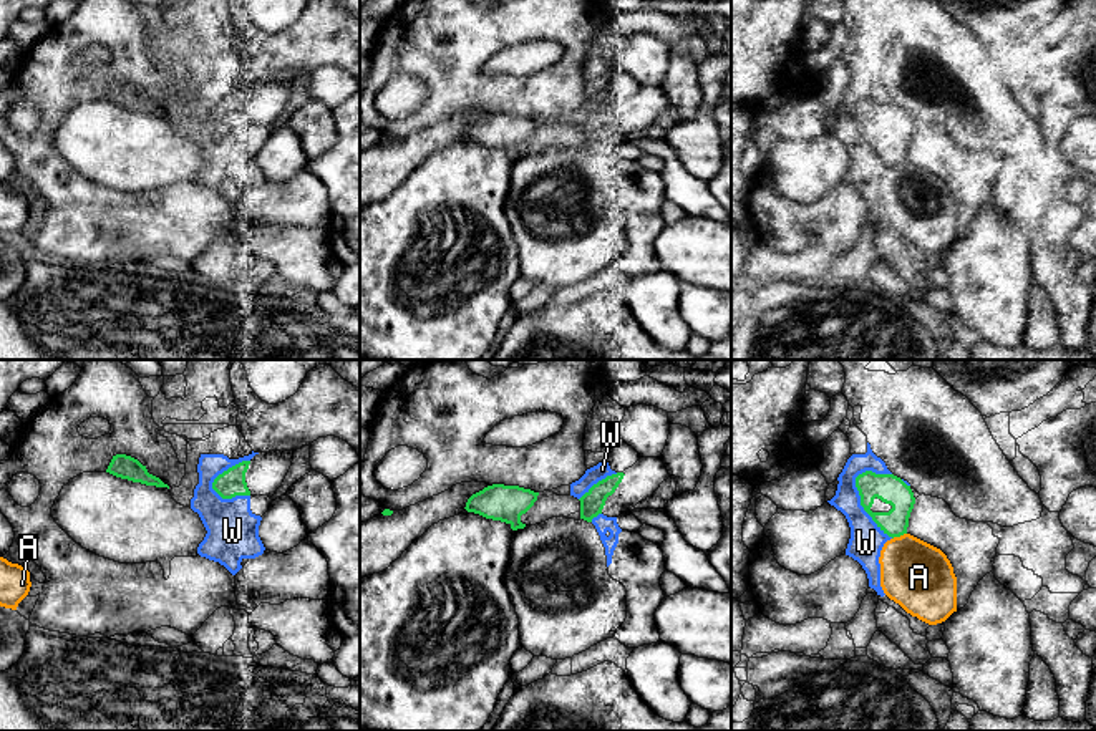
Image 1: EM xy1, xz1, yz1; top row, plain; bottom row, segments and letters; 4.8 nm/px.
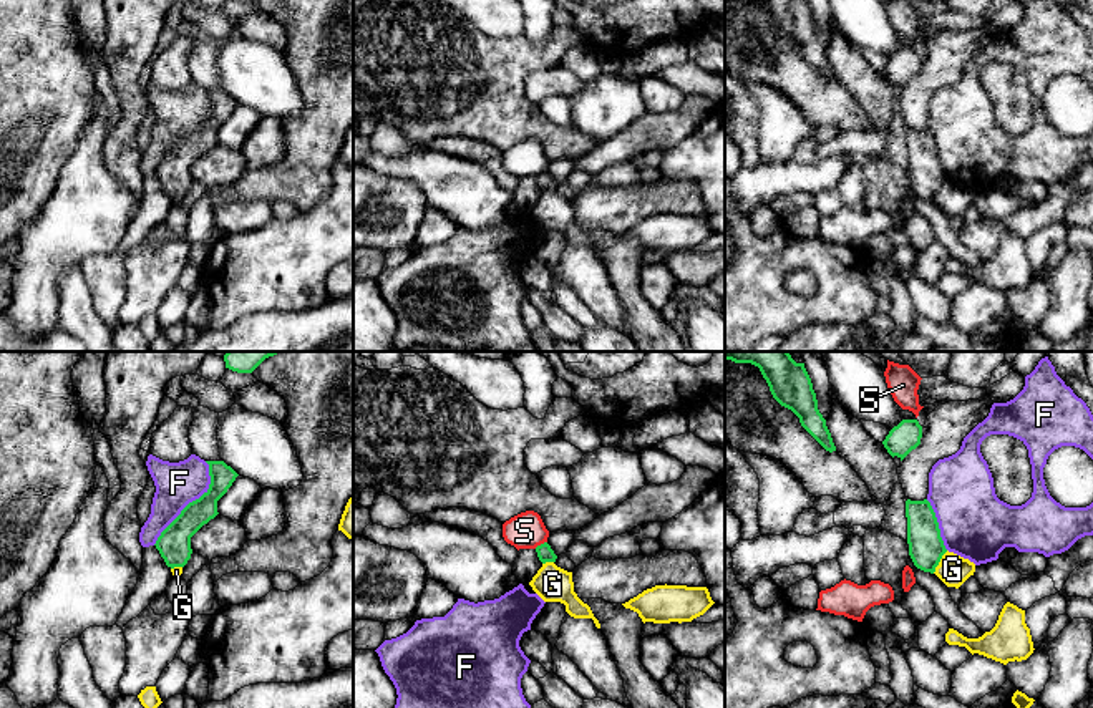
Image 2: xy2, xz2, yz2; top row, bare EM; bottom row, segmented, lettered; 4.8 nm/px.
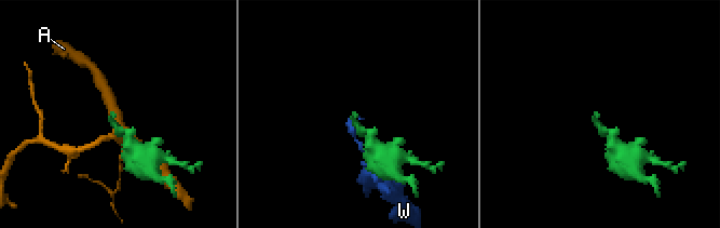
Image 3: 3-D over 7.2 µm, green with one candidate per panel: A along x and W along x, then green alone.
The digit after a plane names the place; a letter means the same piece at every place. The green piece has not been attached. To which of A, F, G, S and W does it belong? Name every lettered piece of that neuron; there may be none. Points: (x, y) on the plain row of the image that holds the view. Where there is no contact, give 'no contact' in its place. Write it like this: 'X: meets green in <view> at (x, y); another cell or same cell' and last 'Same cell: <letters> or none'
A: meets green in yz1 at (899, 164); another cell
F: meets green in xy2 at (193, 130); another cell
G: meets green in yz2 at (939, 189); another cell
S: meets green in xz2 at (541, 173); another cell
W: meets green in yz1 at (861, 133); another cell
Same cell: none

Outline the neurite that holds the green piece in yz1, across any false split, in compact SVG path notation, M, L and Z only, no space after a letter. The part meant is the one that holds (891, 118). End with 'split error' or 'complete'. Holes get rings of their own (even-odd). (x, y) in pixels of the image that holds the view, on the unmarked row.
M866 99L856 106L861 134L889 166L907 162L909 146L915 133L914 121L894 103Z; split error

